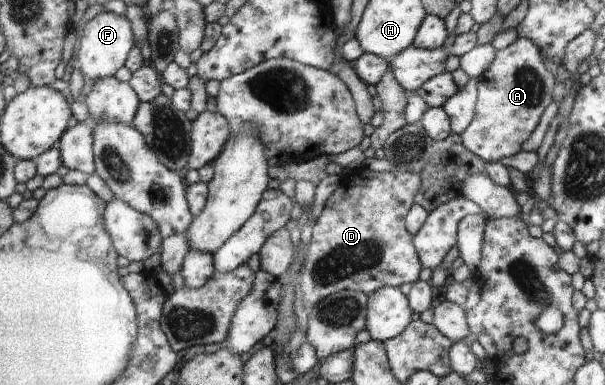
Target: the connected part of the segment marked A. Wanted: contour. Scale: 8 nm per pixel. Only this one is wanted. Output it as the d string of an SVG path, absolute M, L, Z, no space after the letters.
M519 38L509 42L502 48L497 48L492 64L477 78L477 101L475 104L474 120L460 135L463 144L472 154L479 156L485 163L488 160L502 160L508 156L514 156L520 152L520 146L530 138L532 130L536 128L542 110L552 100L552 88L554 88L554 76L546 70L544 58L536 44L528 38Z

